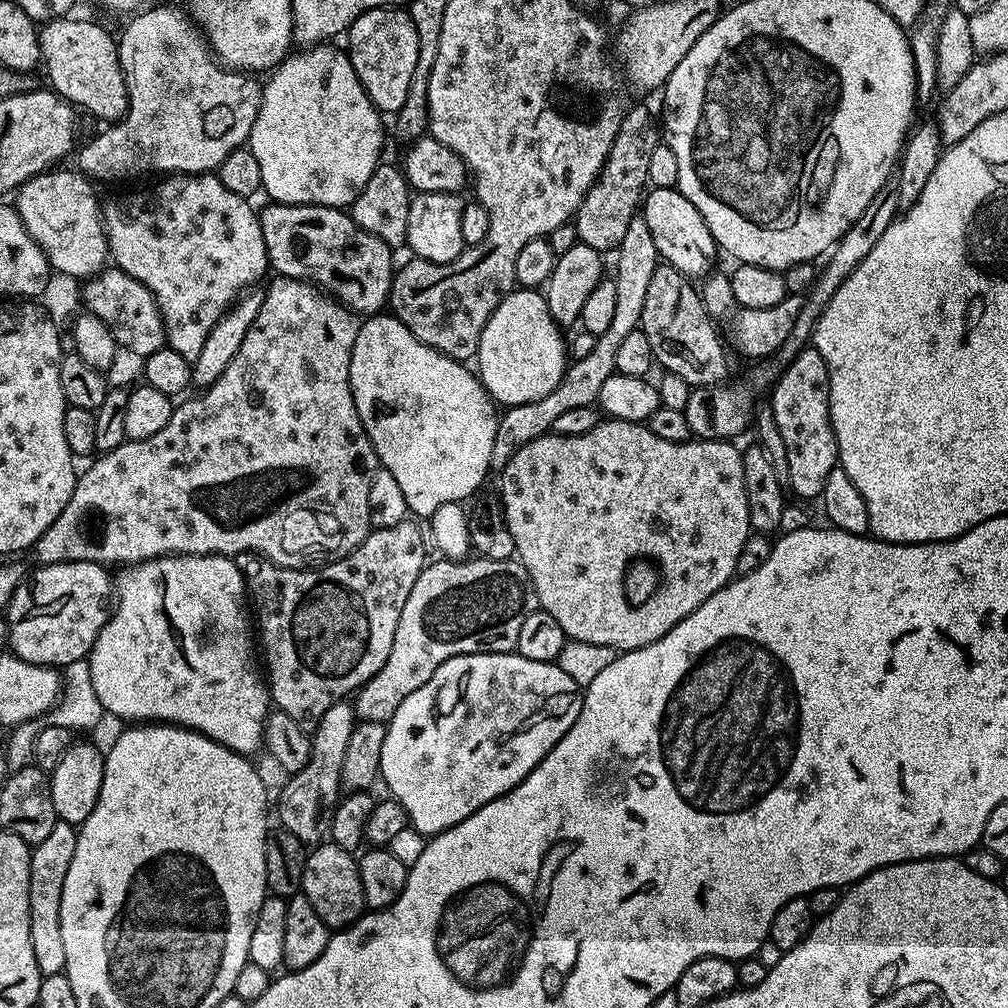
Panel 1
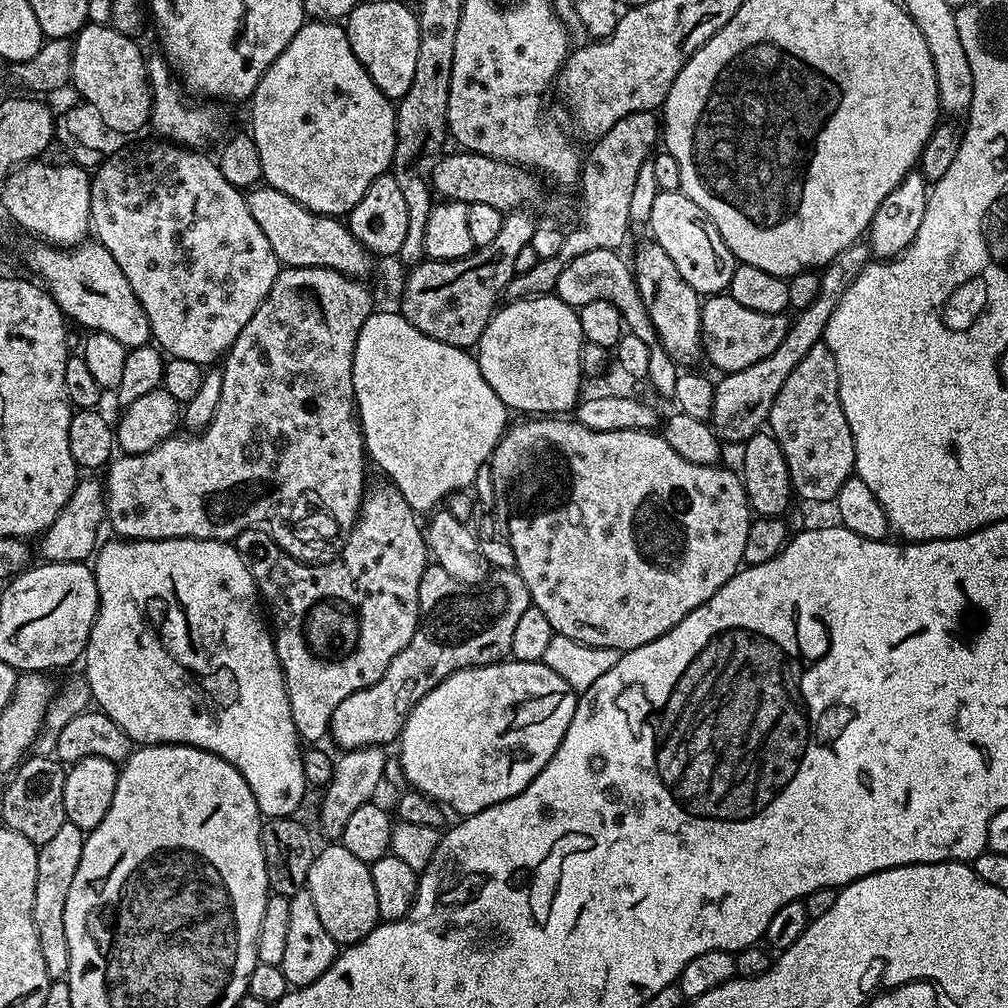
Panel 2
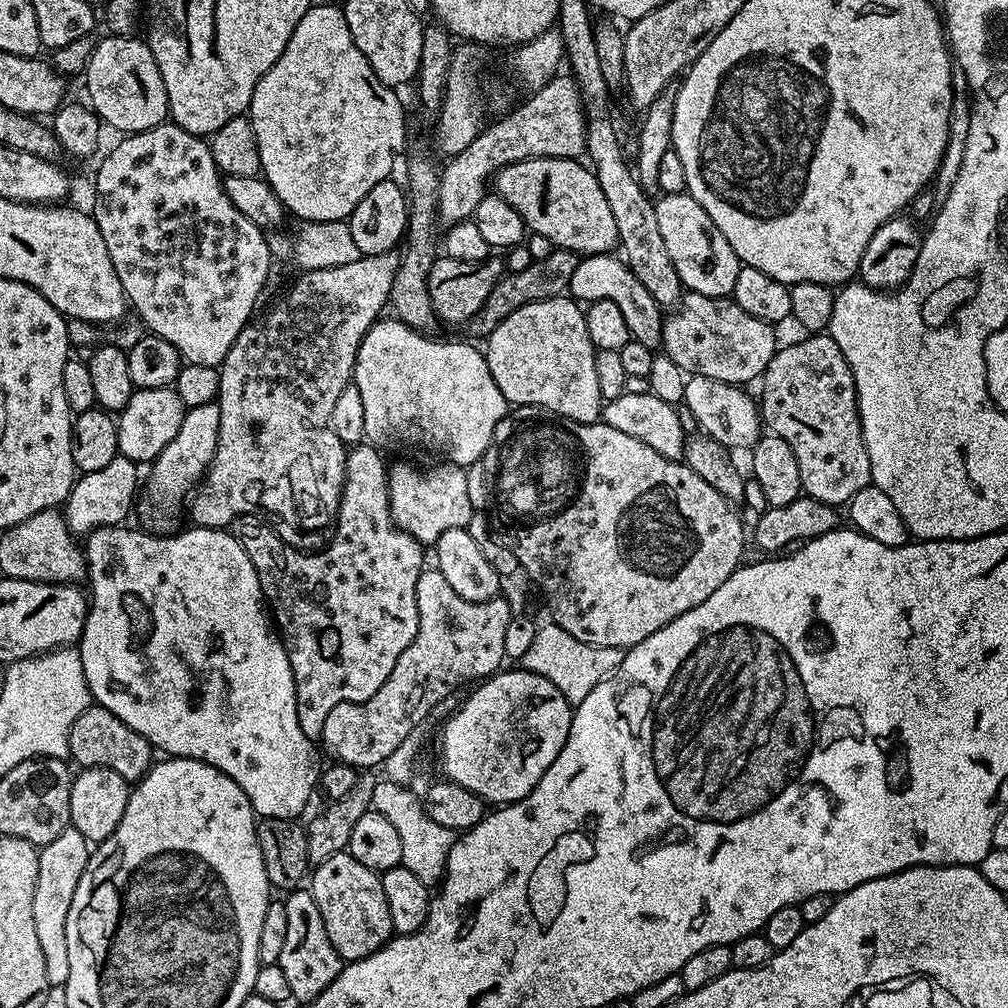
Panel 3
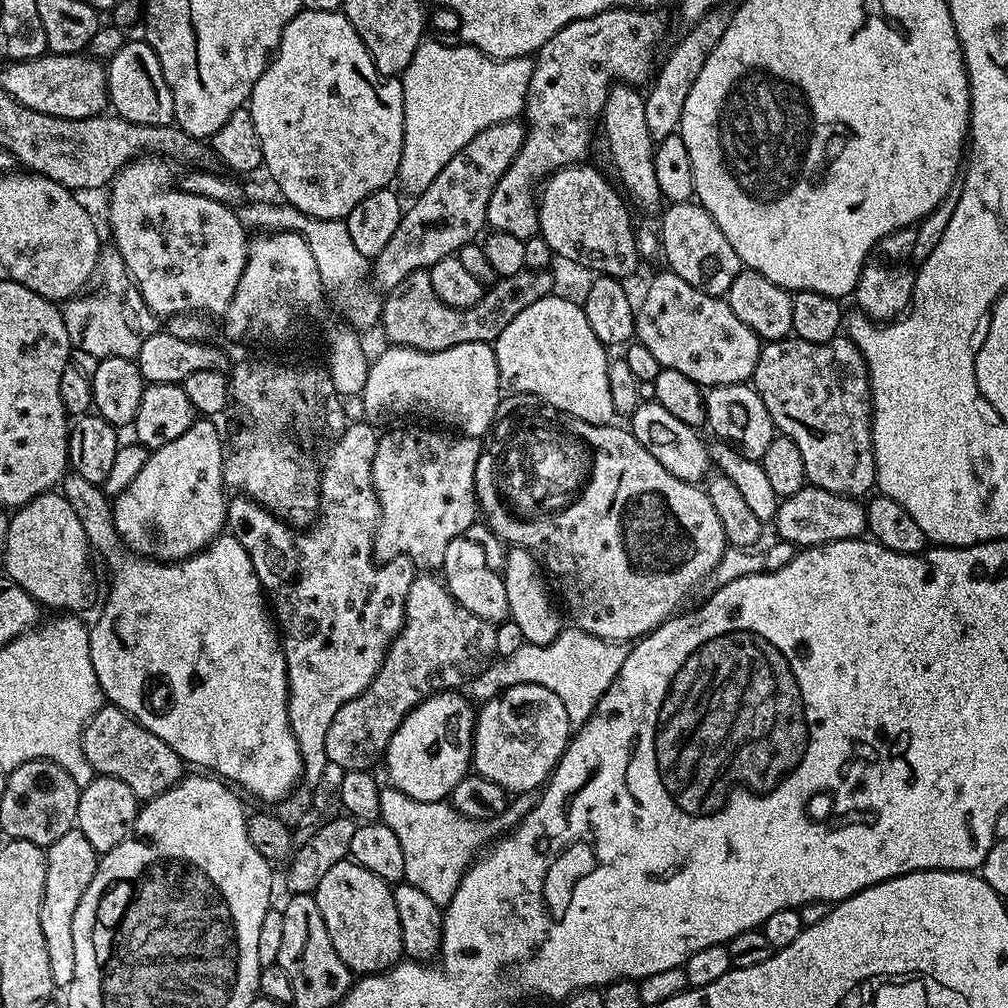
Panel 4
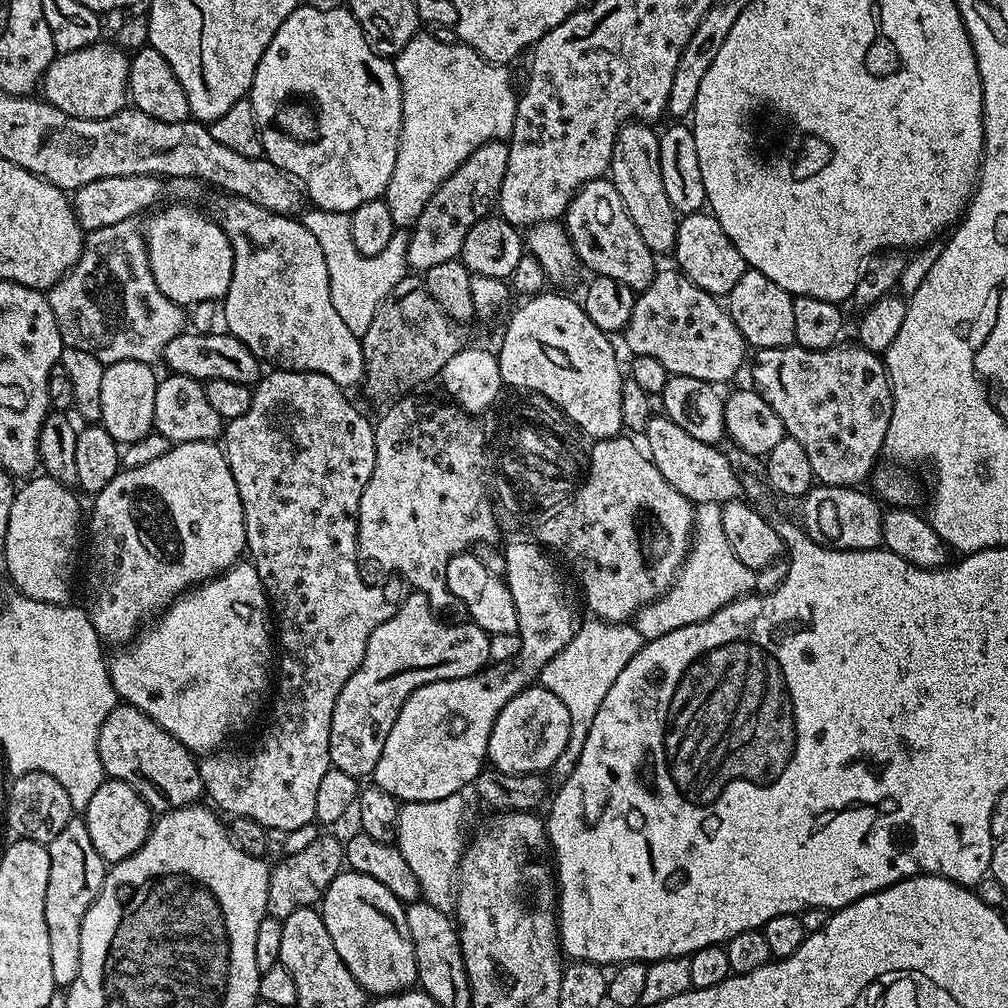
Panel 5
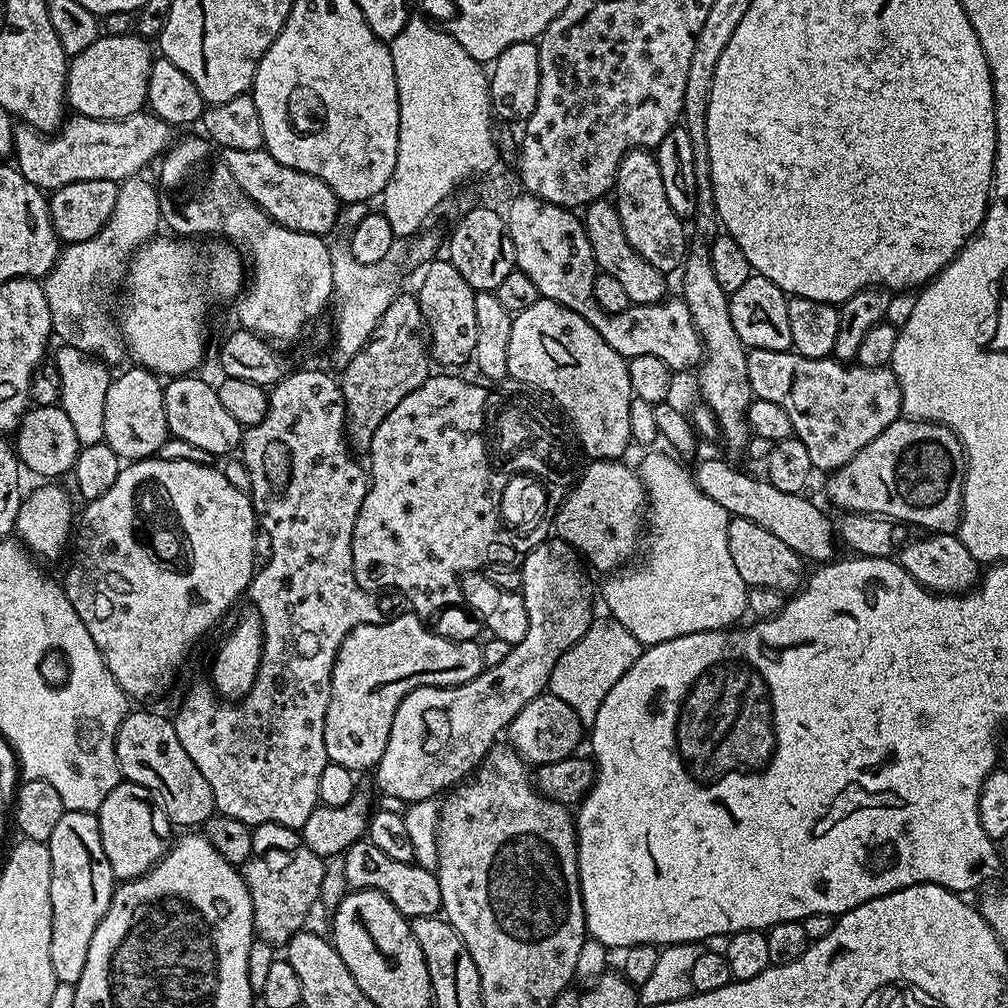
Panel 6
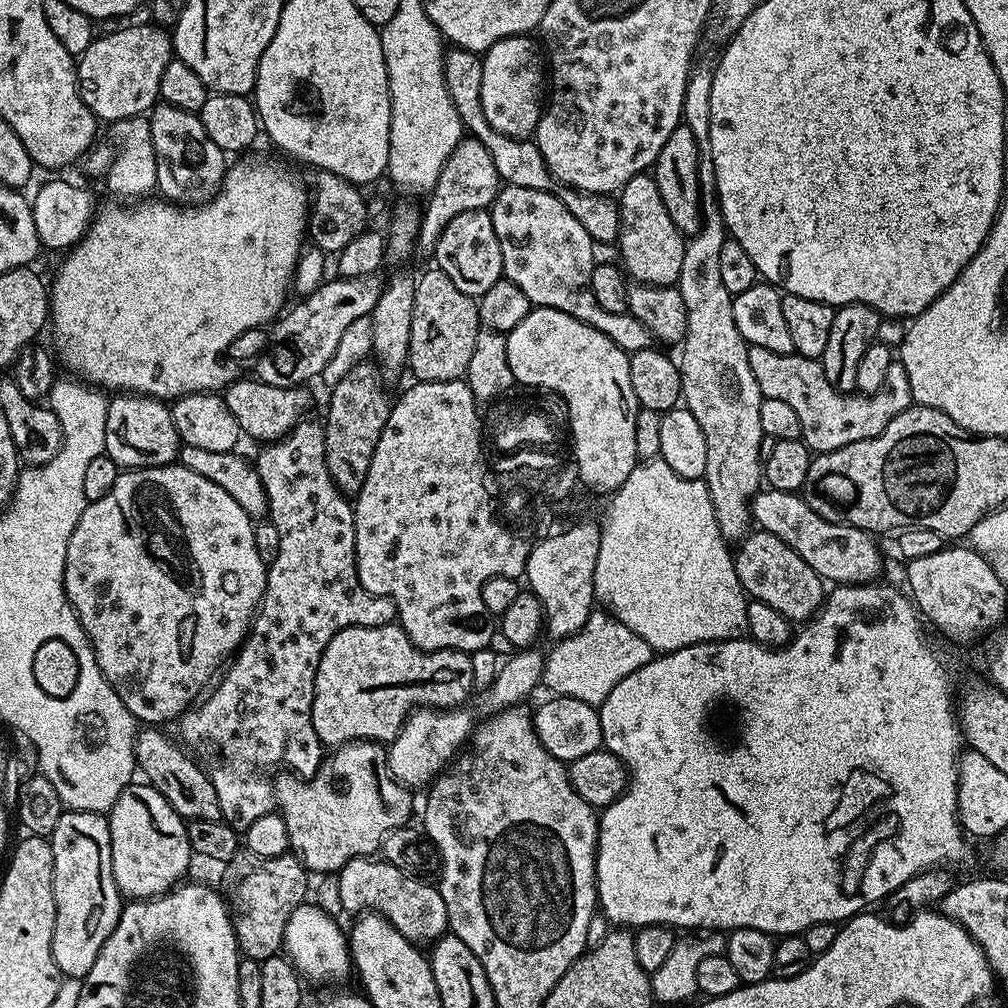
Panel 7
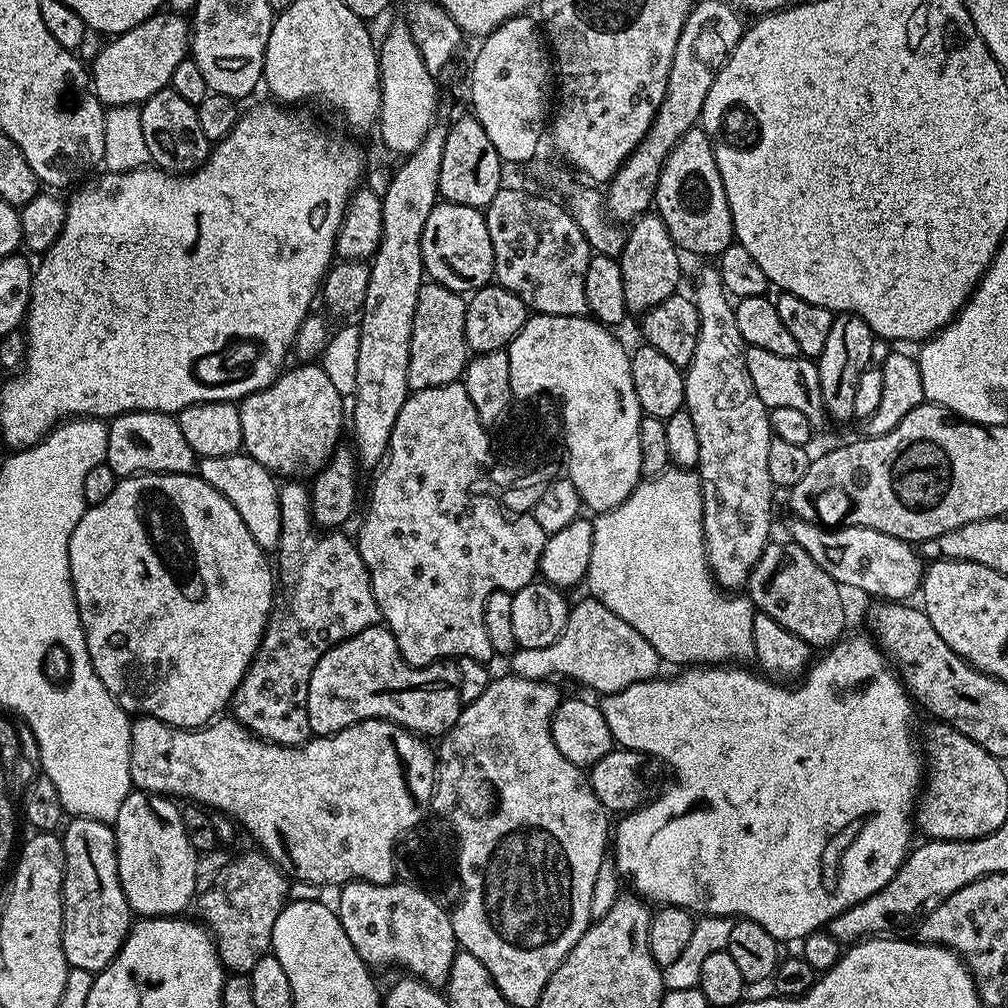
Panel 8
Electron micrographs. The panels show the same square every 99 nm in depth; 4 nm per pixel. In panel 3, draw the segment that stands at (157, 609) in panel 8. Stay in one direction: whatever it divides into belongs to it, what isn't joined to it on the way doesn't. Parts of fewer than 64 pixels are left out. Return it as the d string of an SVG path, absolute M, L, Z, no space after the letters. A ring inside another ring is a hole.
M213 402L206 406L194 406L185 411L182 427L178 434L168 441L166 450L151 461L152 468L146 472L142 484L142 495L138 500L138 512L145 520L147 527L156 534L171 534L177 531L175 516L180 507L185 507L186 501L193 495L194 489L204 478L210 462L214 458L214 450L218 446L218 426L220 425L220 406ZM148 480L148 481L147 481ZM144 496L144 497L143 497ZM185 499L185 500L184 500Z

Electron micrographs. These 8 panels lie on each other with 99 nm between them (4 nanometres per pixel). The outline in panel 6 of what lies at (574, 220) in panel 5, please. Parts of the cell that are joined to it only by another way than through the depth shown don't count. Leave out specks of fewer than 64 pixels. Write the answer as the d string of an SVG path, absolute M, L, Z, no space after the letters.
M601 198L592 201L583 209L582 219L586 234L590 238L590 250L595 267L600 272L610 274L610 278L615 278L623 286L629 305L656 304L669 295L669 277L650 266L650 262L646 262L646 258L642 258L642 254L638 254L638 250L634 250L634 246L626 242L620 216L611 199Z

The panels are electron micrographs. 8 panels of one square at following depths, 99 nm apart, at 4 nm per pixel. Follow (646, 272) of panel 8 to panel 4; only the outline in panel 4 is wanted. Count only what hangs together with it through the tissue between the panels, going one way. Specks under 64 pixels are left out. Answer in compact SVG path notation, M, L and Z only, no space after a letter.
M627 82L613 83L612 89L608 91L606 106L602 113L602 124L604 120L604 138L608 142L608 150L612 154L612 162L616 166L616 172L620 178L619 183L631 203L640 208L652 212L662 204L660 187L658 186L658 174L656 173L656 146L657 141L652 139L649 127L646 126L646 106L644 105L645 93L635 84Z

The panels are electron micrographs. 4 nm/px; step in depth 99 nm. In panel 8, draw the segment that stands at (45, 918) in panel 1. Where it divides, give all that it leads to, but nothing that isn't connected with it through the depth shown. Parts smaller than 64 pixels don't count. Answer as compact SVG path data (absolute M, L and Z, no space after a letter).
M81 816L69 819L62 828L62 839L64 842L64 925L62 926L62 950L66 954L66 962L69 969L77 968L78 970L86 970L90 973L101 972L111 960L116 957L118 950L124 944L125 938L128 937L128 930L134 923L134 913L128 907L126 902L126 894L120 885L118 878L118 858L116 857L116 834L112 824L103 824L97 820L90 818L82 818Z

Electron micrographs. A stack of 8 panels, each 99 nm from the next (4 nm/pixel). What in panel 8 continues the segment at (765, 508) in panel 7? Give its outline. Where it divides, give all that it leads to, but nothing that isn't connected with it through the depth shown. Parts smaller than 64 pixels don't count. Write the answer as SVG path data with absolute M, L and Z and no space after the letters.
M793 519L791 523L788 528L792 535L789 536L791 543L802 546L802 550L806 550L806 554L810 554L810 558L814 558L814 562L818 562L818 566L822 566L822 570L826 570L826 574L830 574L830 578L834 578L845 589L857 588L858 591L865 592L868 596L876 596L872 598L879 598L884 602L904 602L912 598L908 596L915 592L917 595L921 591L926 564L916 557L916 552L912 549L915 547L909 541L899 540L890 534L882 534L869 528L826 528L798 519Z

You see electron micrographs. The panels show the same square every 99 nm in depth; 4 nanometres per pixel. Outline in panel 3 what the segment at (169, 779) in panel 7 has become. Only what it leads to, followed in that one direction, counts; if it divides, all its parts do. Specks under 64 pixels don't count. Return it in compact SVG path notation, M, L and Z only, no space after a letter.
M89 706L82 714L78 714L78 722L70 730L68 756L73 765L85 768L109 768L114 774L122 774L129 782L140 780L154 763L152 743L142 734L130 730L110 710L99 706Z

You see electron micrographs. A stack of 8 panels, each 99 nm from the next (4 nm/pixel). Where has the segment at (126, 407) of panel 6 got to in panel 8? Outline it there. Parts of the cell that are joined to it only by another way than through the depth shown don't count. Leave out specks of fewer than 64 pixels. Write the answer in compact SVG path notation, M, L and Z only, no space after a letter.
M127 412L115 417L108 424L108 454L106 463L114 470L117 478L127 478L137 474L159 474L169 472L179 476L195 473L198 468L196 451L186 442L180 429L179 419L166 412Z

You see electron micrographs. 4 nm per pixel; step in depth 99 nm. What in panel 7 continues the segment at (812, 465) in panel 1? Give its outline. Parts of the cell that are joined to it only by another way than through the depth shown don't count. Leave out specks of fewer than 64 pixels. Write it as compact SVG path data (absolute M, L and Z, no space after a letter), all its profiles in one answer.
M762 346L749 347L748 357L761 397L766 400L779 398L792 407L794 414L798 414L798 422L802 422L800 439L813 454L838 450L842 446L850 446L850 442L862 442L882 434L882 430L886 430L902 410L911 408L914 403L910 394L910 378L906 378L906 370L898 362L890 366L886 382L882 382L882 390L865 396L845 394L830 386L819 360L795 354L774 354L774 350L766 350Z

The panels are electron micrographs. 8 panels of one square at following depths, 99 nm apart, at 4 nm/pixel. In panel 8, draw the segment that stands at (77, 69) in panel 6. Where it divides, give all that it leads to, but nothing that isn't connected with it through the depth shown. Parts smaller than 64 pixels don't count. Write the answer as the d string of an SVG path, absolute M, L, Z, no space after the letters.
M161 10L138 26L113 35L90 64L90 87L100 103L117 108L123 104L143 105L158 90L172 83L174 66L190 56L190 24L181 13Z

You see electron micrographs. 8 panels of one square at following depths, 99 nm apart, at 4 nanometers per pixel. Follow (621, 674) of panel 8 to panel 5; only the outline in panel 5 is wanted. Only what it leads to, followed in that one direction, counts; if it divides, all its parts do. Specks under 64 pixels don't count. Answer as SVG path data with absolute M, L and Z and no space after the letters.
M588 618L576 629L574 638L546 662L546 666L538 673L539 687L550 690L566 710L570 710L570 738L566 742L566 750L558 754L552 763L550 776L553 781L564 781L578 766L578 758L582 754L582 746L586 746L586 734L590 734L590 722L594 722L594 714L598 714L598 706L602 706L602 698L614 686L614 681L622 670L626 670L626 662L638 654L638 650L646 641L638 634L635 623L609 624L607 620Z

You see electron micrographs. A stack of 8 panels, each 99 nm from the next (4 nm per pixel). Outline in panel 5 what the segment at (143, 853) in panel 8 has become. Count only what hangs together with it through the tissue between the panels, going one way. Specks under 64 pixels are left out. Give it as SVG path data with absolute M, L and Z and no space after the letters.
M106 778L102 786L98 786L94 798L90 798L90 806L82 809L82 819L86 830L90 830L90 842L94 842L94 850L98 850L100 857L109 865L114 865L119 860L130 858L148 841L154 813L129 784Z

